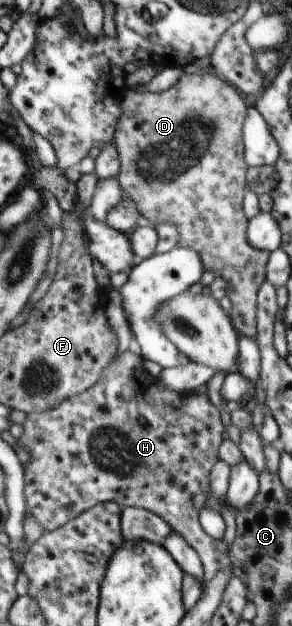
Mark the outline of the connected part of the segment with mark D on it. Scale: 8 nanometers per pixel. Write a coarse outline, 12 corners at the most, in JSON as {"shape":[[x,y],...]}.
{"shape":[[211,70],[129,89],[120,187],[226,281],[256,339],[244,96]]}

